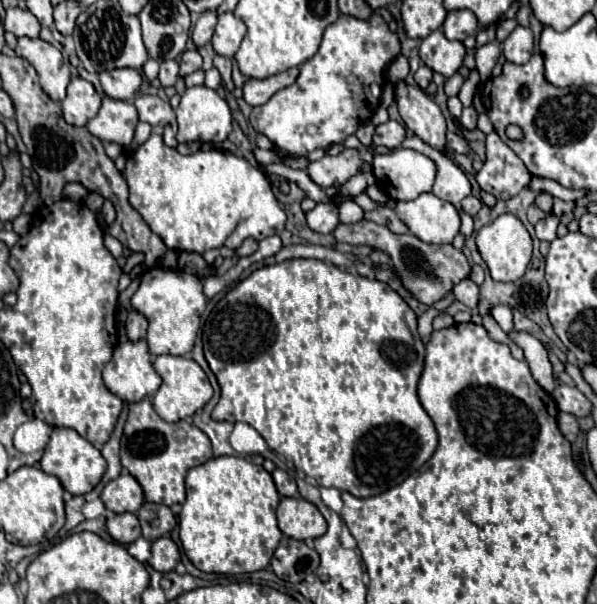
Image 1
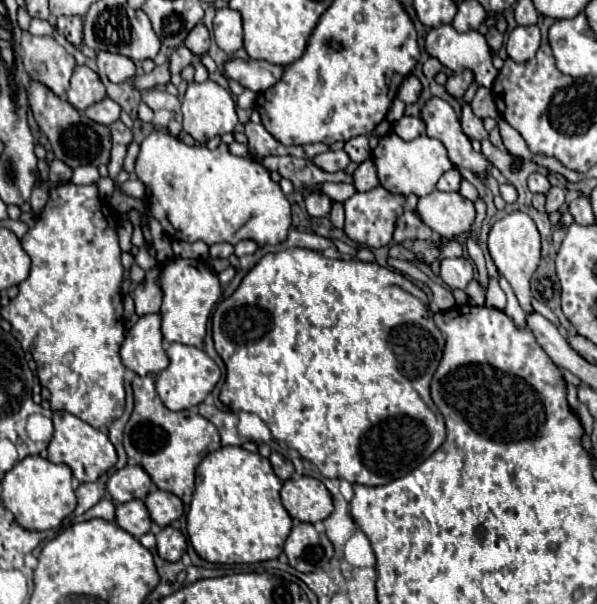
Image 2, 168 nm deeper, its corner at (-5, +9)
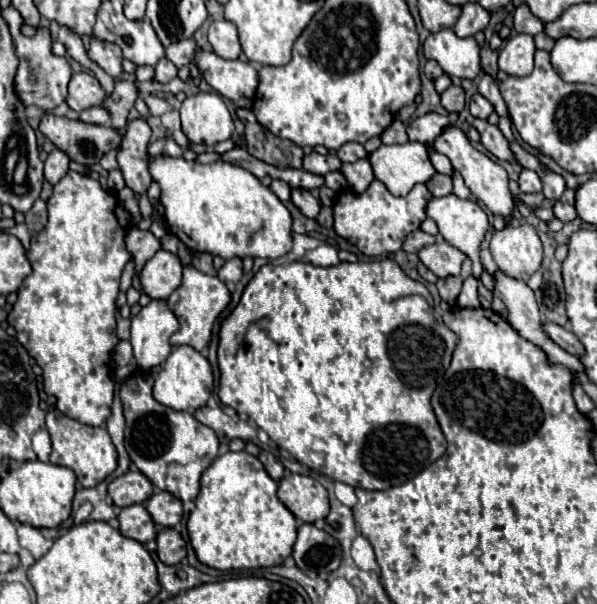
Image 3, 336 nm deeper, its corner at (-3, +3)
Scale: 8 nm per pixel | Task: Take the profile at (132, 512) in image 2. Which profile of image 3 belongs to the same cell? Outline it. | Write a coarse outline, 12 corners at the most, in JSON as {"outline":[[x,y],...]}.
{"outline":[[144,504],[122,508],[120,532],[142,544],[156,538]]}

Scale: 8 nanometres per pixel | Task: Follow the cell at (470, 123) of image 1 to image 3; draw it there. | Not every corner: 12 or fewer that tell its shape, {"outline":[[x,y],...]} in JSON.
{"outline":[[476,92],[470,100],[474,118],[488,118],[494,106]]}

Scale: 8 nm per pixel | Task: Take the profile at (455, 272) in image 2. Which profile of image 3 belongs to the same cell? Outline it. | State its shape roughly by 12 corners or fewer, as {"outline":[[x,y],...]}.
{"outline":[[444,238],[418,258],[438,278],[458,276],[466,256]]}

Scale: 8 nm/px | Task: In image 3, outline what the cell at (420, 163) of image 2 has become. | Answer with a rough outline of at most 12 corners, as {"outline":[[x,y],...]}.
{"outline":[[420,142],[368,156],[374,176],[394,196],[436,174]]}

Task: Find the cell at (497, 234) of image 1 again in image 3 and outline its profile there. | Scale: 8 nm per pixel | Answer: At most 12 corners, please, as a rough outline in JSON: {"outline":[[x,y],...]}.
{"outline":[[530,224],[492,234],[498,268],[528,282],[542,264],[542,242]]}

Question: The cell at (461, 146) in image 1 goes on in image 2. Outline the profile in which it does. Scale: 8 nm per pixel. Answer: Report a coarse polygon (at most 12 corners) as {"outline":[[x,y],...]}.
{"outline":[[462,106],[460,124],[470,140],[486,140],[482,120]]}

